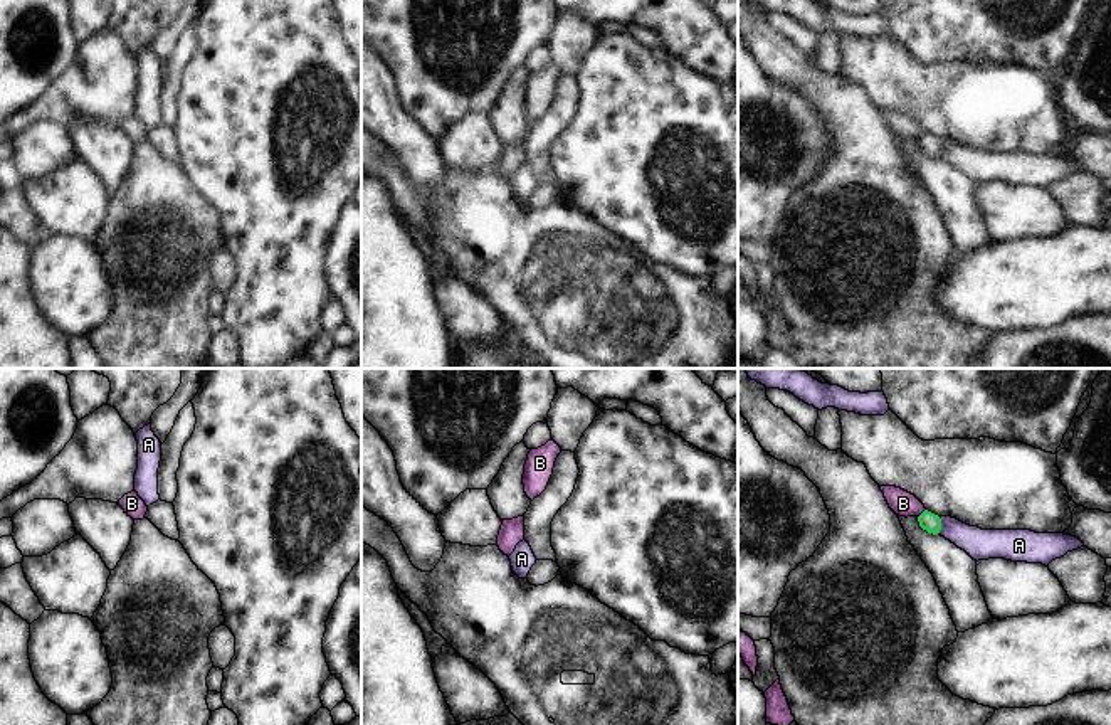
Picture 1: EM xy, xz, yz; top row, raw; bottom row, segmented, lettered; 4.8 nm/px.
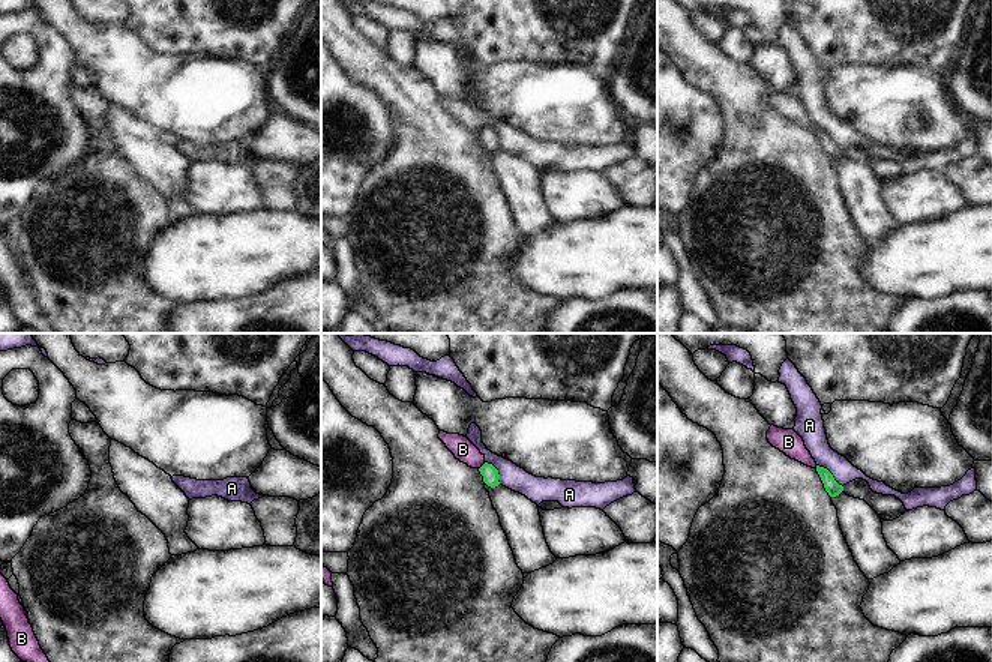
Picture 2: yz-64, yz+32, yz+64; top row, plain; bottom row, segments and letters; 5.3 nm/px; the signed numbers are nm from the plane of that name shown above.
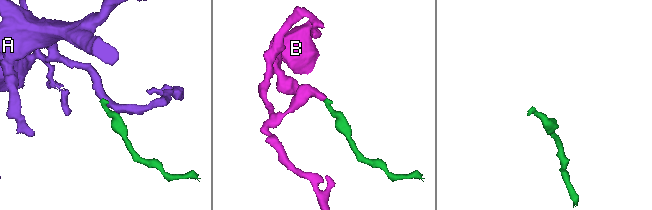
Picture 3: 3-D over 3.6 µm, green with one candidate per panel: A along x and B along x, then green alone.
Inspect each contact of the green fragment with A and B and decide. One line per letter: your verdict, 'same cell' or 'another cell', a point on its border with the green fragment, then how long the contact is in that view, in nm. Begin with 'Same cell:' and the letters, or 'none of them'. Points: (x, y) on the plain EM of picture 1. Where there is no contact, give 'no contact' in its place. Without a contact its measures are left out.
Same cell: none of them
A: another cell; contact yz (940, 148); length 80 nm
B: another cell; contact yz (921, 137); length 60 nm

